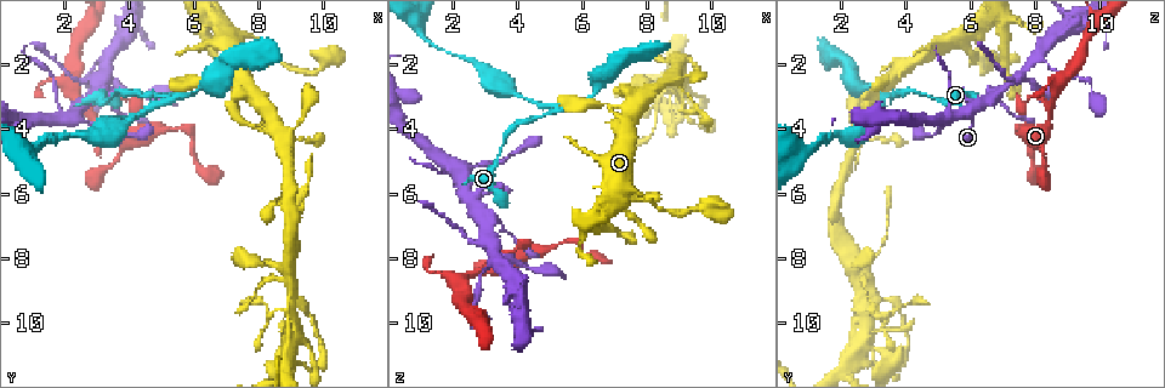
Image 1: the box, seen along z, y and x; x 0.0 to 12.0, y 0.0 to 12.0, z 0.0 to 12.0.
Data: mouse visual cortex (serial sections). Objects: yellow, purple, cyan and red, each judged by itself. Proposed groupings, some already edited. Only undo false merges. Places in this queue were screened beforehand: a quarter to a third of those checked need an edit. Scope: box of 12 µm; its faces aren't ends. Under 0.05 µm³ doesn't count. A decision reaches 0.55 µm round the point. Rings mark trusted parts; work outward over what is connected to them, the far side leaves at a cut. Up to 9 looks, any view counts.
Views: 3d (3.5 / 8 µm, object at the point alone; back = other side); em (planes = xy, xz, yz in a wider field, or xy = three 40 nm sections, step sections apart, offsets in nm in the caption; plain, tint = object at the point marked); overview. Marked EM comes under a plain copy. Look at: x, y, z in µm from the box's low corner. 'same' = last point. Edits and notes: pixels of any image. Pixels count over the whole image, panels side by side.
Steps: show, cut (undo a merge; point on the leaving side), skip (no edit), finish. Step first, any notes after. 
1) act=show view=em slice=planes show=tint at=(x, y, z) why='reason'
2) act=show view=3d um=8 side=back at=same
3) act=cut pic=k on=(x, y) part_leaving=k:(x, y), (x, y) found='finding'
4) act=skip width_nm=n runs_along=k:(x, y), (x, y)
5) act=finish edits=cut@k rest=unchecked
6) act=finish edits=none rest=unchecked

act=show view=3d um=8 at=(8.5, 4.3, 2.5) why='thin neck'

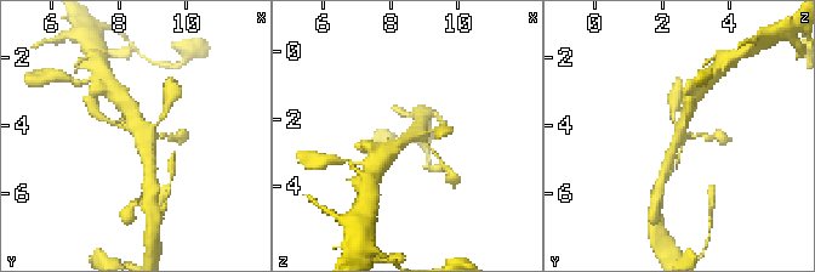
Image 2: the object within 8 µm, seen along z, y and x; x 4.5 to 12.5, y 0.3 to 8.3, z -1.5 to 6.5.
act=show view=3d um=3.5 at=(8.7, 4.3, 2.5)

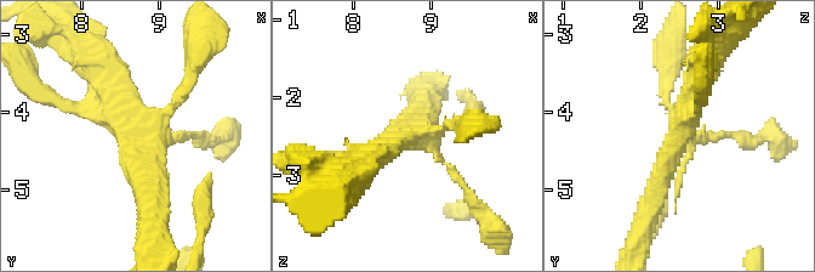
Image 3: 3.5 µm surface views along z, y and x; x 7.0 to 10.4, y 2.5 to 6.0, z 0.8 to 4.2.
act=show view=em slice=xy step=3 show=tint at=(8.65, 4.30, 2.50)

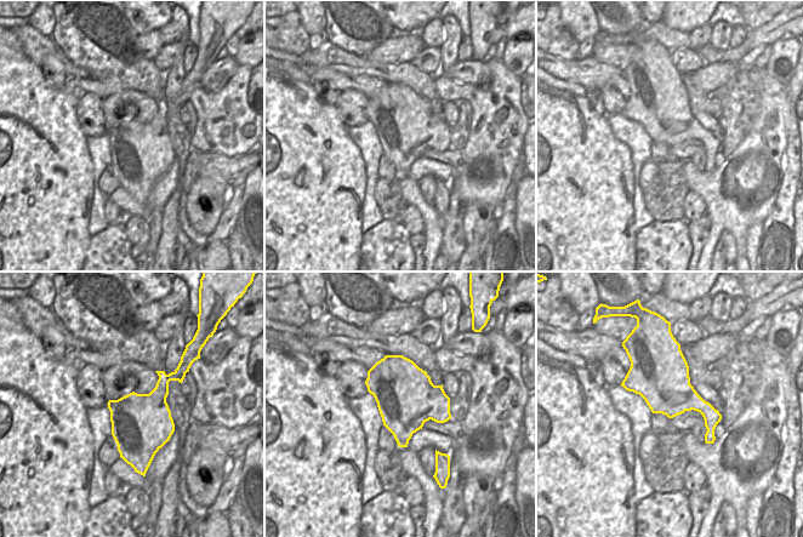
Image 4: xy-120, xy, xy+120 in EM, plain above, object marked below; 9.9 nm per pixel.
act=skip runs_along=3:(704, 68), (650, 207) found='one cell here'

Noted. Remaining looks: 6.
act=show view=3d um=3.5 at=(5.0, 3.0, 3.4) why='arms part here'

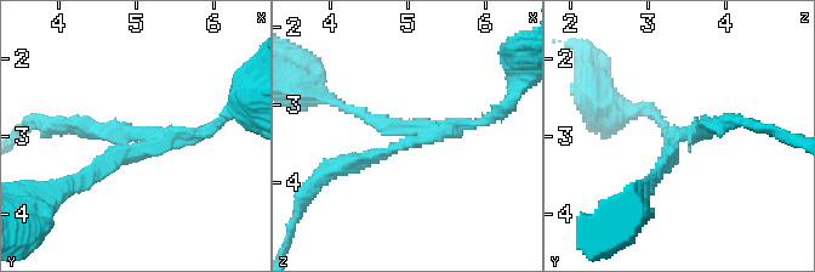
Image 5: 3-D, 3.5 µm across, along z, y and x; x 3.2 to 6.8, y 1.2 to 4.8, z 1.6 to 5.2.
act=show view=em slice=xy step=1 show=tint at=(5.05, 2.95, 3.45) arms=3 arm_widths_nm=150,150,150 why='now the EM'

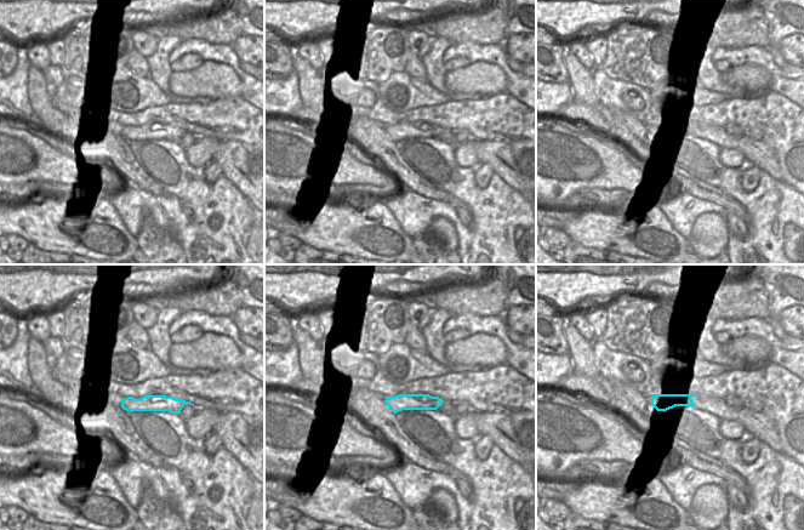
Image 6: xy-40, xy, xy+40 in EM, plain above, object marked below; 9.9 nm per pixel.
act=cut pic=5 on=(195, 134) found='two cells meet here'

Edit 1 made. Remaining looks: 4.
act=show view=overview

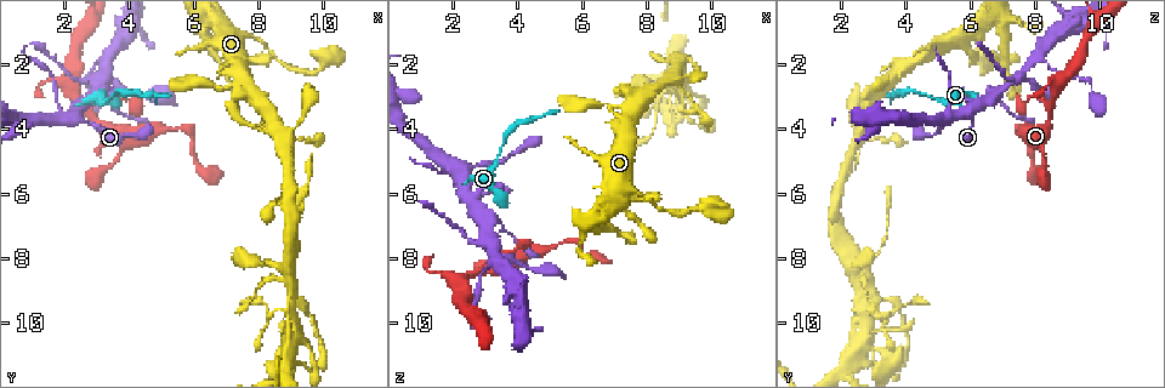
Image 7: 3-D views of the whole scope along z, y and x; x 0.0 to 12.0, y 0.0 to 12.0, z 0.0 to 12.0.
act=show view=3d um=3.5 side=back at=(7.3, 3.0, 2.7) why='abrupt turn'

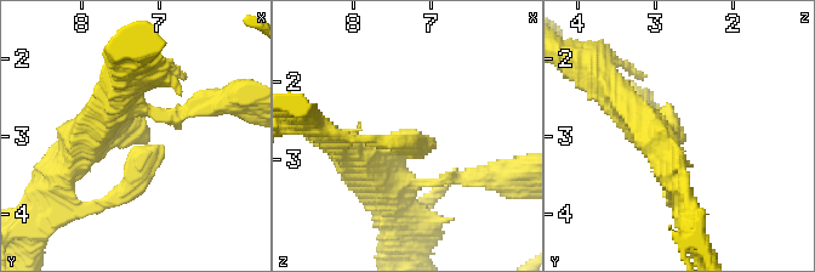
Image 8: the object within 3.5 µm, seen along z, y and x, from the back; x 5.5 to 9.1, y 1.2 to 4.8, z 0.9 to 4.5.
act=show view=em slice=planes show=tint at=same

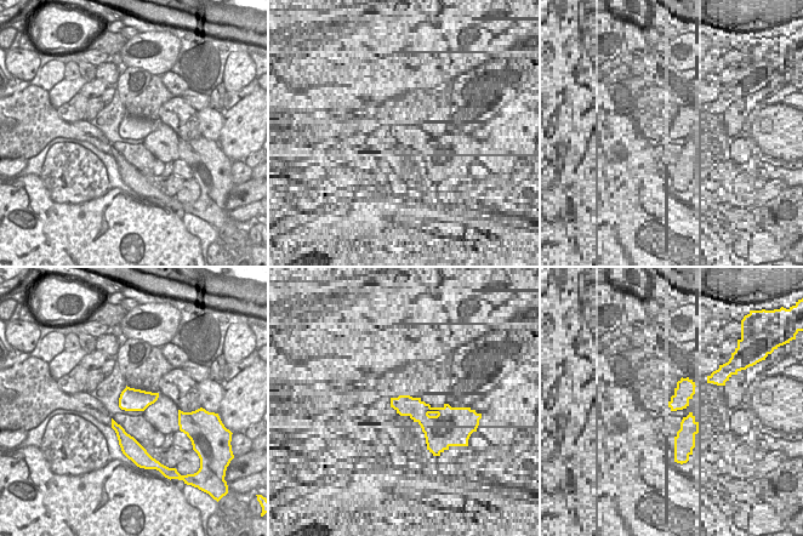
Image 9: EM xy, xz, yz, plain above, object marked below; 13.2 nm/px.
act=skip runs_along=8:(626, 109), (672, 131), (666, 203) found='continuous, no second cell'

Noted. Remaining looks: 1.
act=finish edits=cut@5 rest=unchecked

